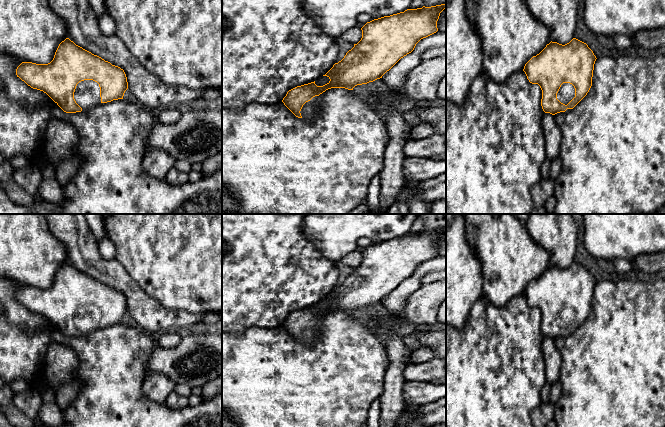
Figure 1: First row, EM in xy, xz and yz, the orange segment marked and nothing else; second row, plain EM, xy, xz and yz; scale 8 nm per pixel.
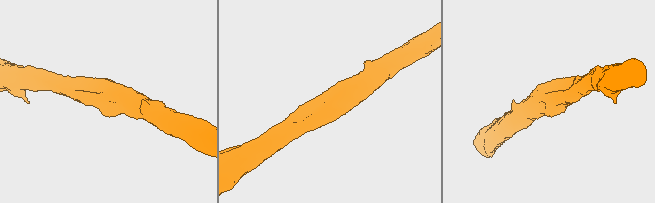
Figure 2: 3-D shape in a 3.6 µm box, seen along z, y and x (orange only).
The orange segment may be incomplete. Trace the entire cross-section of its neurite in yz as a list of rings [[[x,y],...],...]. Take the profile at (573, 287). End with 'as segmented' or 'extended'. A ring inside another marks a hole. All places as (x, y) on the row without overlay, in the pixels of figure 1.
[[[576,262],[569,267],[562,269],[557,266],[550,266],[536,280],[533,280],[524,290],[527,303],[532,308],[538,308],[542,314],[541,330],[545,337],[555,339],[573,333],[589,316],[592,310],[592,301],[596,280],[588,269]]]; extended

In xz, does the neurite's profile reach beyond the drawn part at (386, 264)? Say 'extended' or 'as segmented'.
extended

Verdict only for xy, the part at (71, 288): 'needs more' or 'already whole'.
needs more

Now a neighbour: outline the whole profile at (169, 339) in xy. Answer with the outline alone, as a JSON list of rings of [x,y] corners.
[[[170,330],[162,332],[157,343],[163,348],[170,349],[176,347],[180,343],[181,339],[182,338],[176,332]]]

